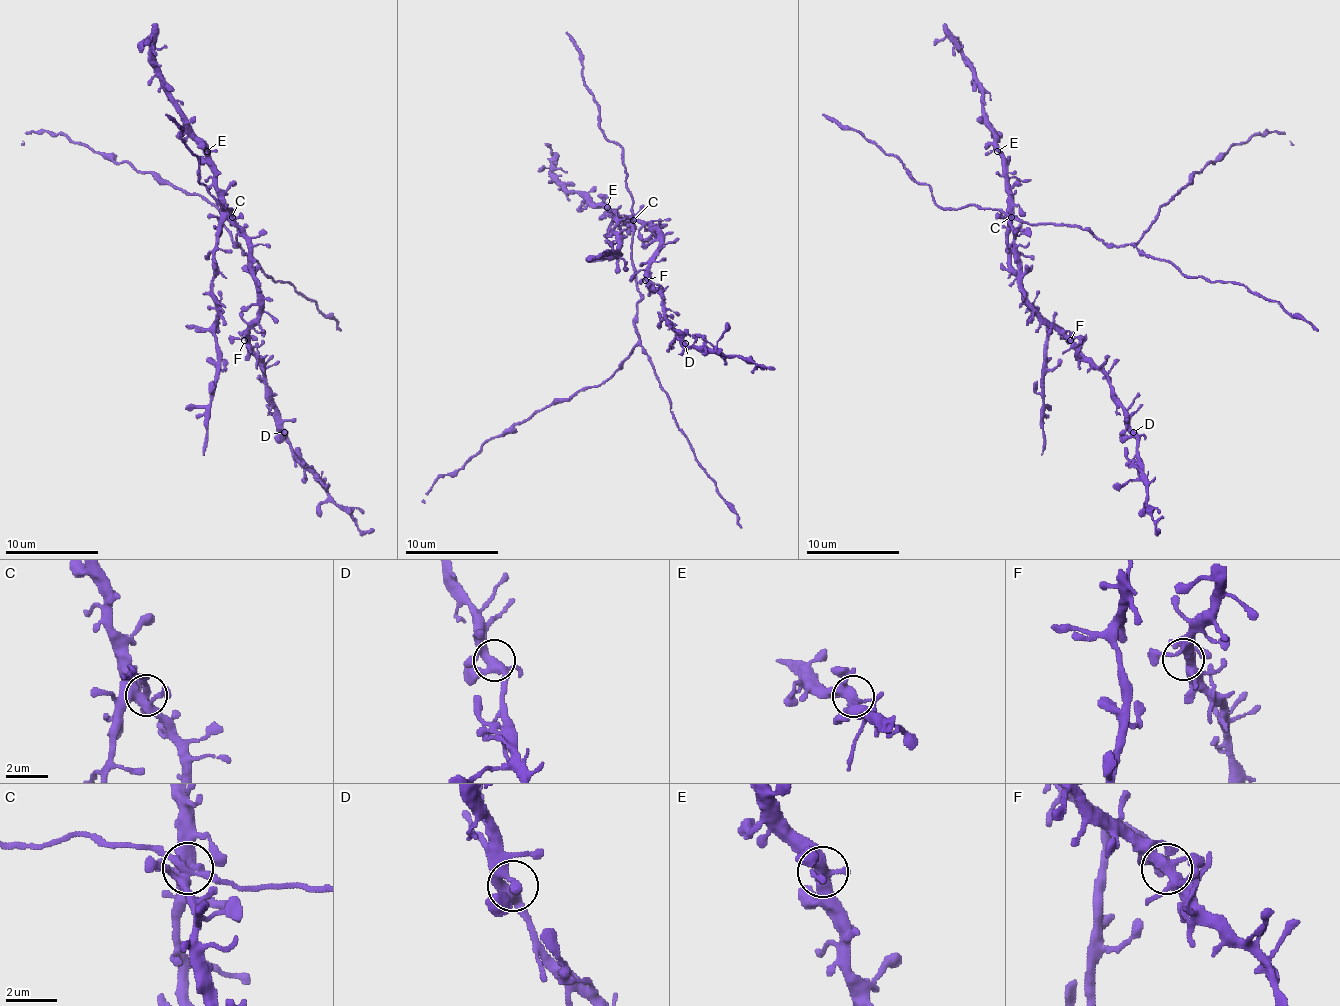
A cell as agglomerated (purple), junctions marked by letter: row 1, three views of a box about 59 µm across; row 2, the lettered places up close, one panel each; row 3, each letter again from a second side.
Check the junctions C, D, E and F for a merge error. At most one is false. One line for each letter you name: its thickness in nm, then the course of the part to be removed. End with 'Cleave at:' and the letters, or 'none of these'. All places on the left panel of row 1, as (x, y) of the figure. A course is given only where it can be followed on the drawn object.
Cleave at: none of these

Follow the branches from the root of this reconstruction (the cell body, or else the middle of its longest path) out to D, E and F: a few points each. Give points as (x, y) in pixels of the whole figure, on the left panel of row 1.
D: (230, 223), (247, 242), (256, 287), (258, 315), (249, 326), (249, 345), (261, 357), (265, 401), (284, 432)
E: (230, 223), (233, 221), (228, 216), (228, 207), (216, 186), (216, 169), (207, 151)
F: (230, 223), (233, 219), (247, 242), (251, 277), (256, 287), (258, 315), (251, 322), (249, 336), (244, 340)

